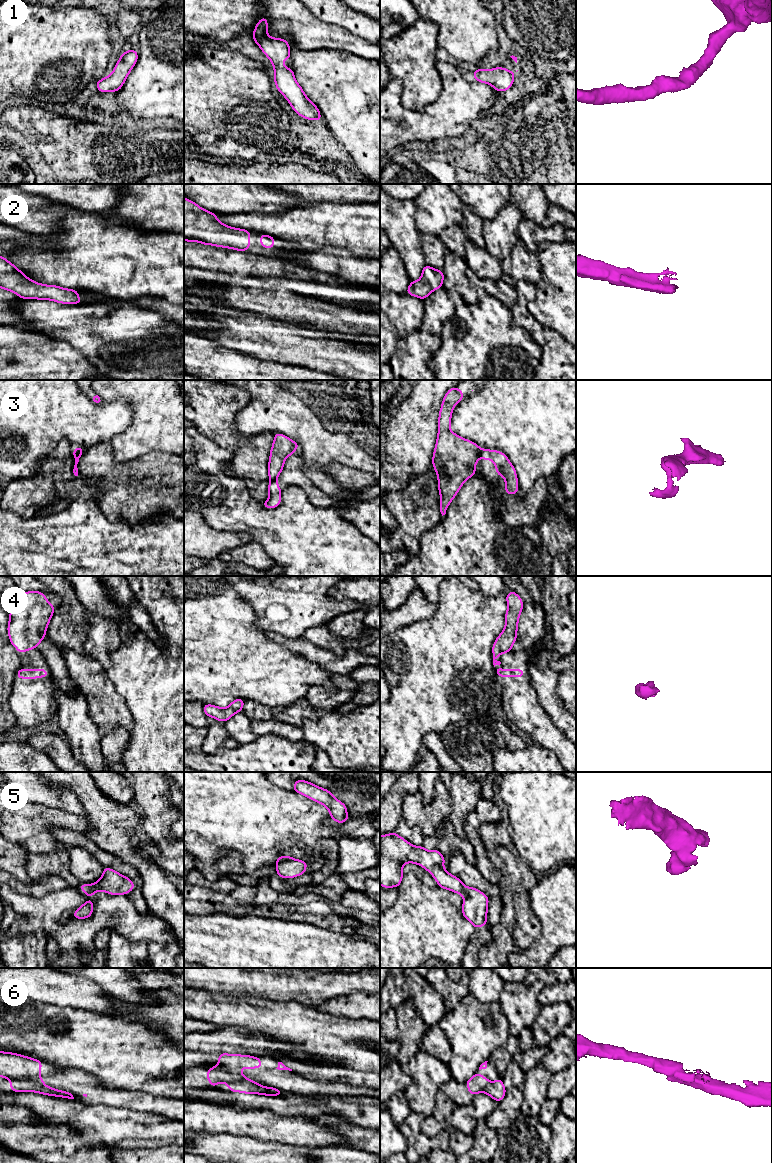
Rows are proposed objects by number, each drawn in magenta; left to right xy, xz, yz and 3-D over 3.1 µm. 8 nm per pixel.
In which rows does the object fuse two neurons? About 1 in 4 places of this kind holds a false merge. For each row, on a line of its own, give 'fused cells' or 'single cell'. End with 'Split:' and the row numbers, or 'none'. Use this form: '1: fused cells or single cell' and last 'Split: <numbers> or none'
1: single cell
2: single cell
3: fused cells
4: single cell
5: single cell
6: fused cells
Split: 3, 6

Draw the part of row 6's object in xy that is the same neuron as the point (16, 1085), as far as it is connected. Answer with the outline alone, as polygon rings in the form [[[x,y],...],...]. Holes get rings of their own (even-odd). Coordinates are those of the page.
[[[10,1080],[11,1092],[36,1092],[43,1095],[74,1099],[69,1091],[58,1090],[25,1080]]]

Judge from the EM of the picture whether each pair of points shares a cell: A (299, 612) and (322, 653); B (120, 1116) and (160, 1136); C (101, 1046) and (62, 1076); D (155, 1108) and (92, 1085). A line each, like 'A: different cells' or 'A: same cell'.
A: different cells
B: same cell
C: different cells
D: same cell

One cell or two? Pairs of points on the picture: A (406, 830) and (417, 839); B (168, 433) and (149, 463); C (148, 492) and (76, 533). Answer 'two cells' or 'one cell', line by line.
A: one cell
B: two cells
C: two cells

